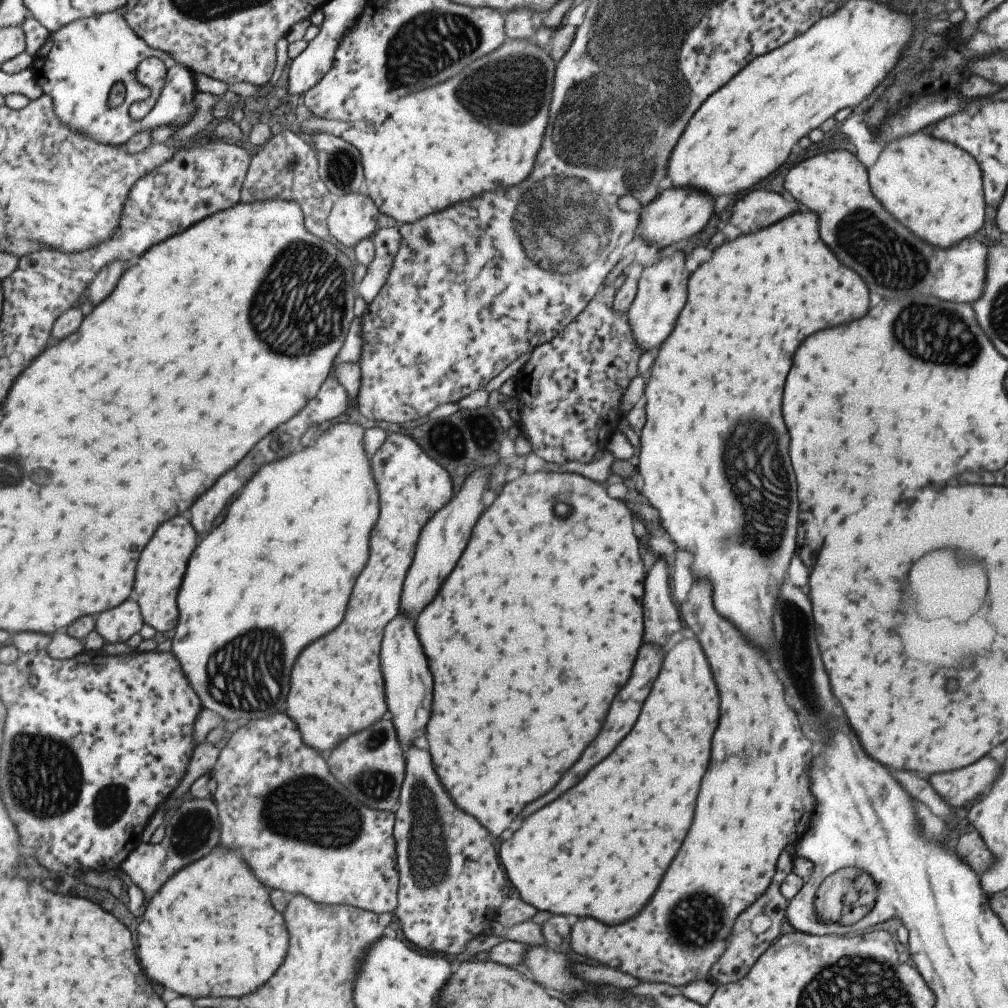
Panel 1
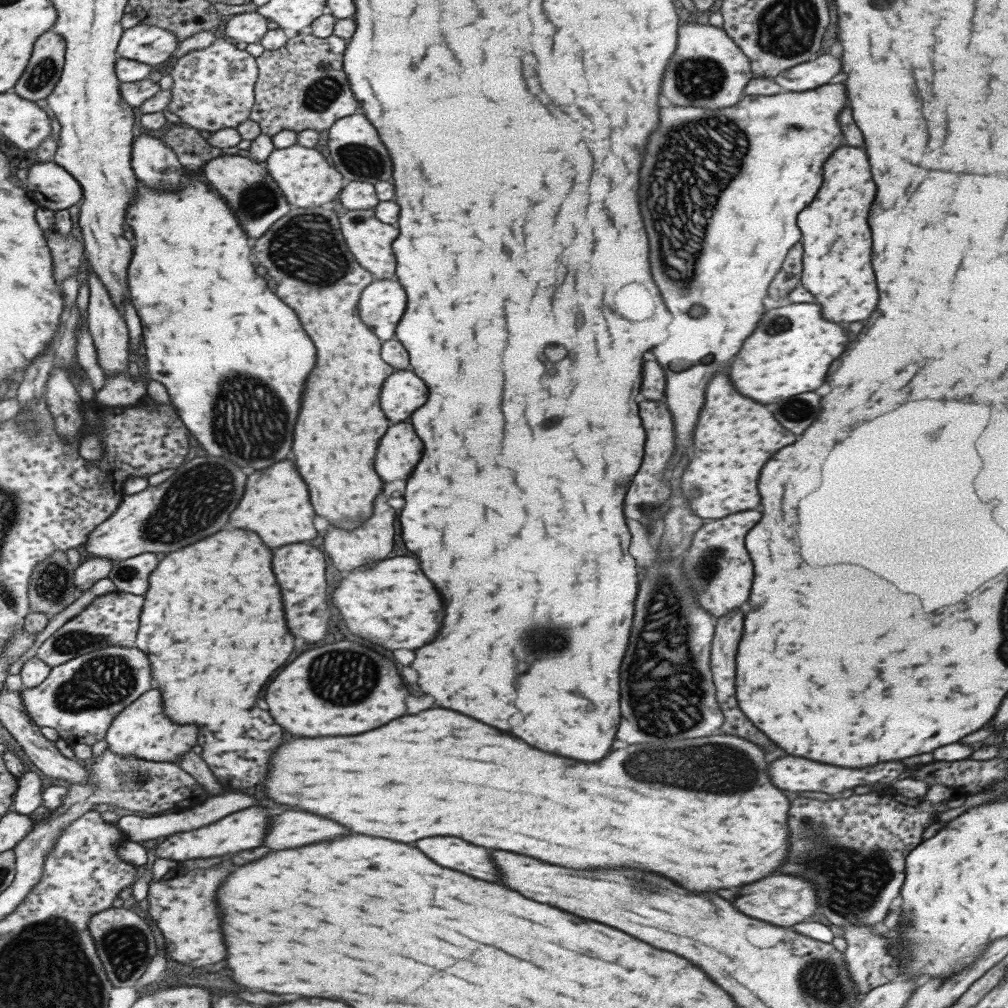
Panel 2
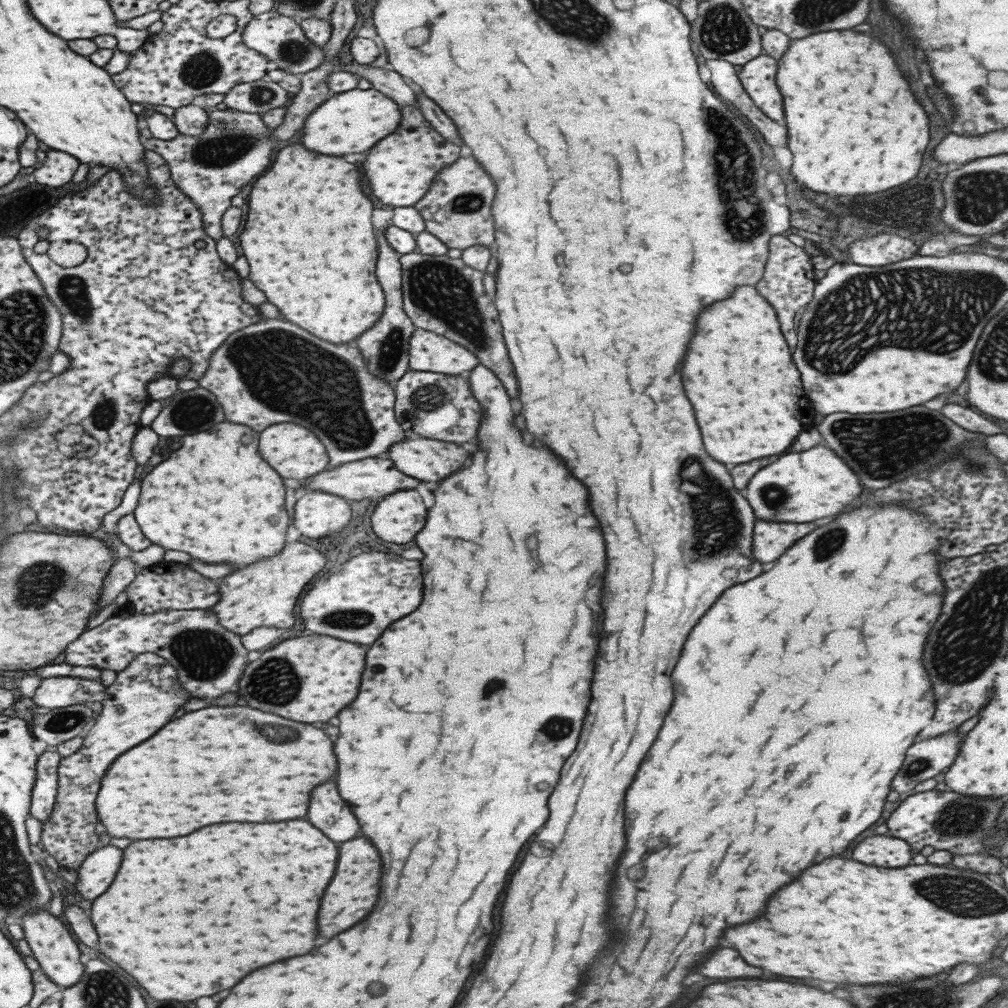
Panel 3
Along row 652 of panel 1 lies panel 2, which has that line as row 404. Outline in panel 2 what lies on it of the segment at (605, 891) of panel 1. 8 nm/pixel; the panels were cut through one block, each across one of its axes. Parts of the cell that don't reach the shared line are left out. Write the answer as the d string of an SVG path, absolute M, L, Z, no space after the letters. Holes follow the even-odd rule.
M827 83L803 92L782 91L775 96L742 96L735 106L721 110L701 110L695 106L659 108L659 126L647 138L639 168L639 212L649 238L651 276L661 292L663 304L673 316L671 324L683 334L671 336L667 346L651 348L665 374L663 402L672 418L674 436L679 440L675 456L685 452L681 440L687 440L693 432L703 406L703 390L711 374L739 352L743 340L753 332L765 312L762 300L768 296L769 283L787 250L799 242L795 216L813 200L821 184L823 160L841 146L841 132L835 122L837 112L845 106L841 84ZM697 176L701 184L697 184ZM669 258L679 258L681 262L673 266ZM693 306L701 306L705 312L691 318L687 312Z

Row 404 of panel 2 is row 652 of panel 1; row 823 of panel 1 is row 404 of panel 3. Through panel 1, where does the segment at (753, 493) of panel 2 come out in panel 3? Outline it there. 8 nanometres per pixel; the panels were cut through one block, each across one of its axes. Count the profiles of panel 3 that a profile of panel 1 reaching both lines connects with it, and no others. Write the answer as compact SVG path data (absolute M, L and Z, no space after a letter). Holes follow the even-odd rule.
M753 285L735 286L733 298L703 310L683 362L683 390L693 406L707 454L721 464L783 454L811 424L813 410L779 332L776 312Z

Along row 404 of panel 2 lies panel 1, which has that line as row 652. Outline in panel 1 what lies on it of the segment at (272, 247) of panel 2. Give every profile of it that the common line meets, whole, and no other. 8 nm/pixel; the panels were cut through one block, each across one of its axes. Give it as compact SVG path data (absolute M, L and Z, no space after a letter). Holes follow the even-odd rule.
M405 432L387 434L383 444L370 458L370 465L373 480L378 488L379 510L369 536L367 564L361 576L355 580L355 588L349 596L349 604L341 624L333 628L329 634L311 642L297 656L291 668L291 678L289 678L291 684L285 700L287 704L285 714L297 724L303 744L319 752L331 750L345 736L367 728L371 722L375 722L387 712L385 698L383 698L383 682L379 672L379 642L381 642L383 628L398 613L402 582L411 564L421 529L443 505L447 504L451 494L455 493L455 488L451 488L451 480L447 472L441 468L441 464L437 464L437 461L427 456L418 442Z

